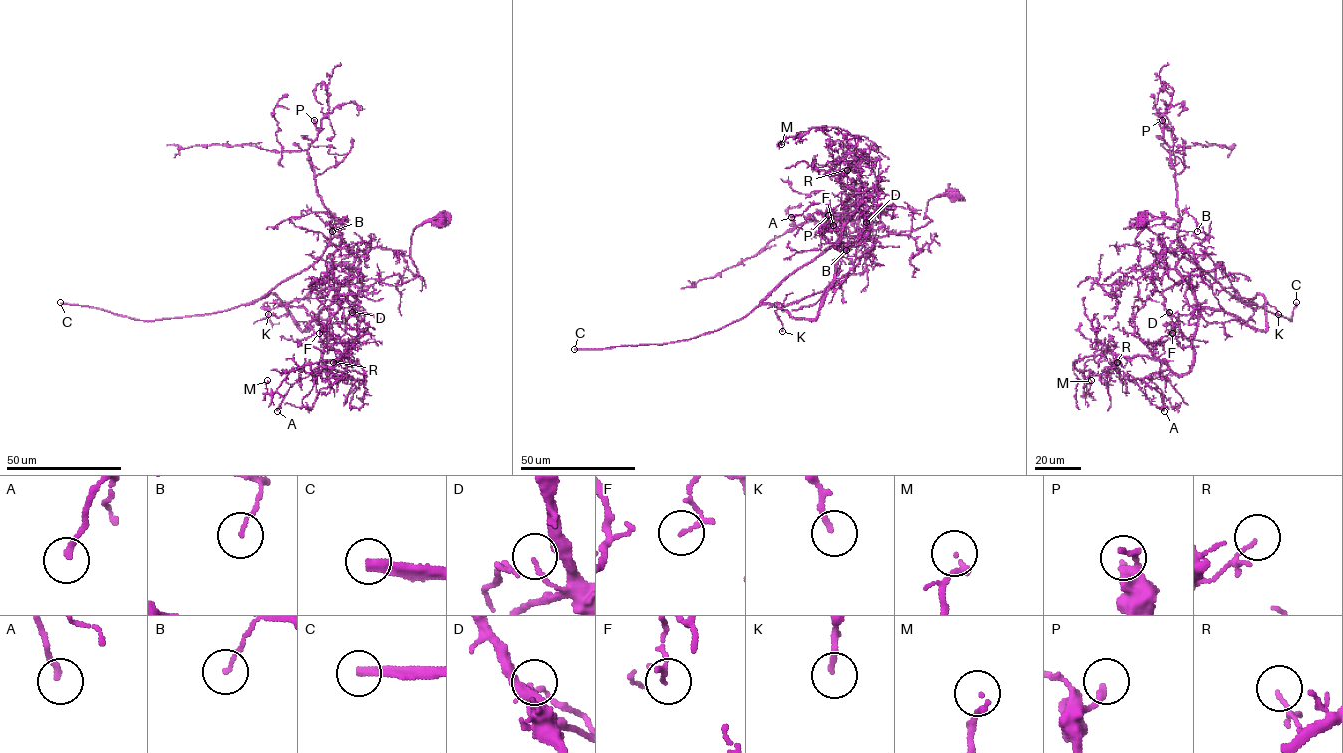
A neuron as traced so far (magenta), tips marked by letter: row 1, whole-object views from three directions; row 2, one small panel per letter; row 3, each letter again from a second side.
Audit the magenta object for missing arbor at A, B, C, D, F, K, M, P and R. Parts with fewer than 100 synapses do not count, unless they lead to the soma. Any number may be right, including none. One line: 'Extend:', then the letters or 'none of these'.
Extend: C

